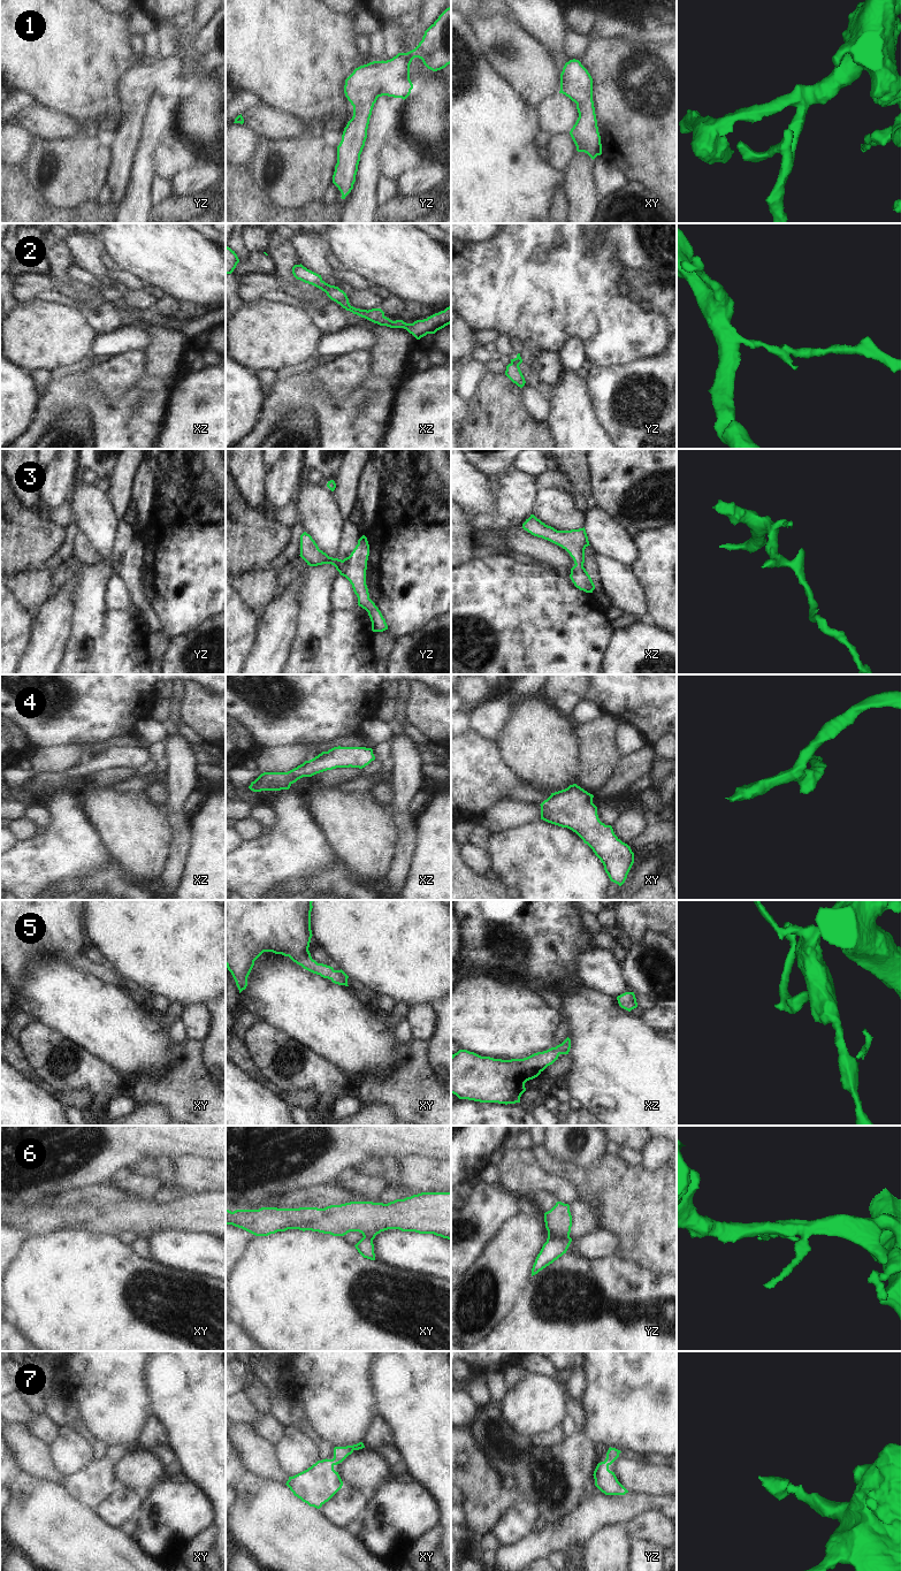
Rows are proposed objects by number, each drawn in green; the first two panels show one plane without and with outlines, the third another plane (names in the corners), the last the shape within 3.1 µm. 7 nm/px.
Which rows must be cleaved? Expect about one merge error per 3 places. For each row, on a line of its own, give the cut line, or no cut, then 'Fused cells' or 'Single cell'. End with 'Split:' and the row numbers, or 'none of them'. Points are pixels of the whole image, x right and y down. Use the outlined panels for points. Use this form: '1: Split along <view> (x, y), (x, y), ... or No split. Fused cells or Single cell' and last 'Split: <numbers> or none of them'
1: No split. Single cell
2: Split along yz (511, 361), (518, 366). Fused cells
3: No split. Single cell
4: No split. Single cell
5: No split. Single cell
6: Split along yz (569, 1235), (548, 1237). Fused cells
7: No split. Single cell
Split: 2, 6.

